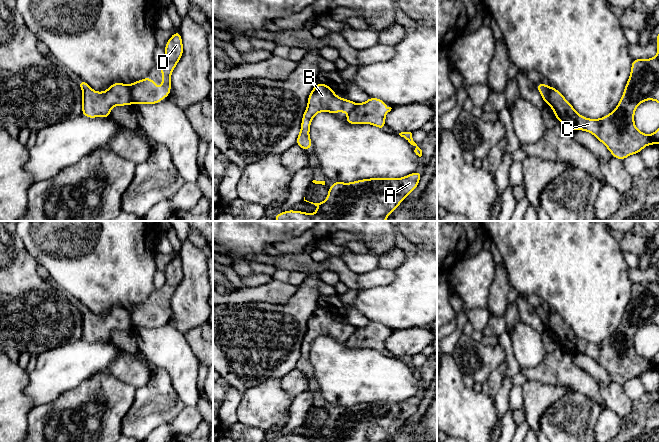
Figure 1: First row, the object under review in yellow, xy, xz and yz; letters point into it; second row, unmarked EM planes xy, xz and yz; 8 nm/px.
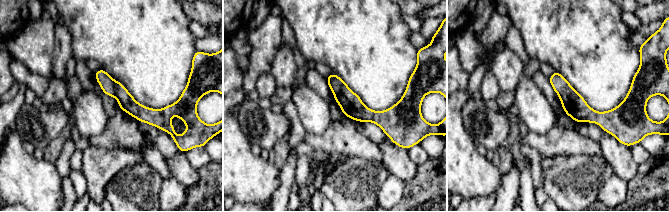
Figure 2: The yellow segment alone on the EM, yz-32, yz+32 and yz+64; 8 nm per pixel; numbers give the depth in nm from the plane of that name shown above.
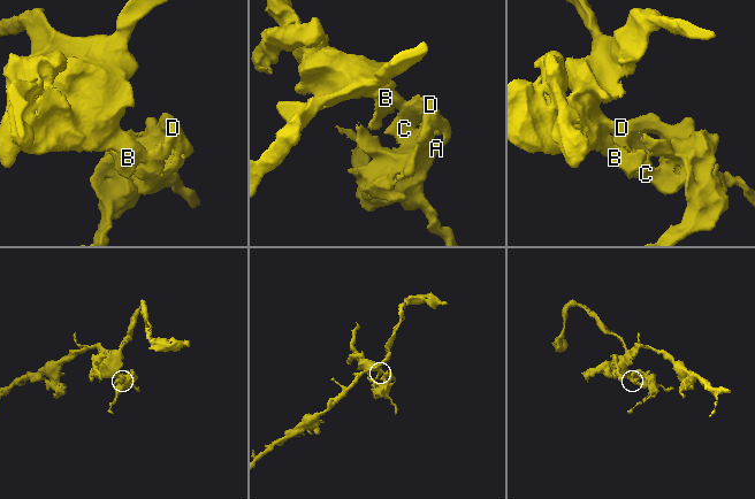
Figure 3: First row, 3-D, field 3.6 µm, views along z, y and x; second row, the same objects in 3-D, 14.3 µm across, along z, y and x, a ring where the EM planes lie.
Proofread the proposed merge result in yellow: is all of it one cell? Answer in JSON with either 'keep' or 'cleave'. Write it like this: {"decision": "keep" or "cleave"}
{"decision": "keep"}

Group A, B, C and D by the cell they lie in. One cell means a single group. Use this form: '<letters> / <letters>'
A B C D

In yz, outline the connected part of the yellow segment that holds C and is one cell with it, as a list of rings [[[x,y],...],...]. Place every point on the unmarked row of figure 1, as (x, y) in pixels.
[[[659,255],[656,263],[657,280],[651,283],[633,283],[630,302],[626,307],[623,319],[617,331],[607,340],[601,343],[588,343],[579,339],[574,331],[555,312],[545,307],[536,308],[545,328],[551,330],[555,341],[562,348],[571,351],[574,355],[584,354],[592,357],[602,366],[612,380],[623,385],[632,378],[638,378],[647,369],[659,369],[659,352],[651,359],[640,356],[634,347],[634,337],[637,330],[646,324],[655,324],[659,327]]]

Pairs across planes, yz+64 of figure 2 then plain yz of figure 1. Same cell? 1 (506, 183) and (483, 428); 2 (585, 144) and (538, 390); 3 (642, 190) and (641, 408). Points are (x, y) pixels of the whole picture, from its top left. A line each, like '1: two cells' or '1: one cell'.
1: two cells
2: two cells
3: one cell

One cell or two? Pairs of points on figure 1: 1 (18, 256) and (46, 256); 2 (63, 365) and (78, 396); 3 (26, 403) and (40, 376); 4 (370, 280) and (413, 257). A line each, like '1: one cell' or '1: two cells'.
1: two cells
2: two cells
3: two cells
4: two cells

